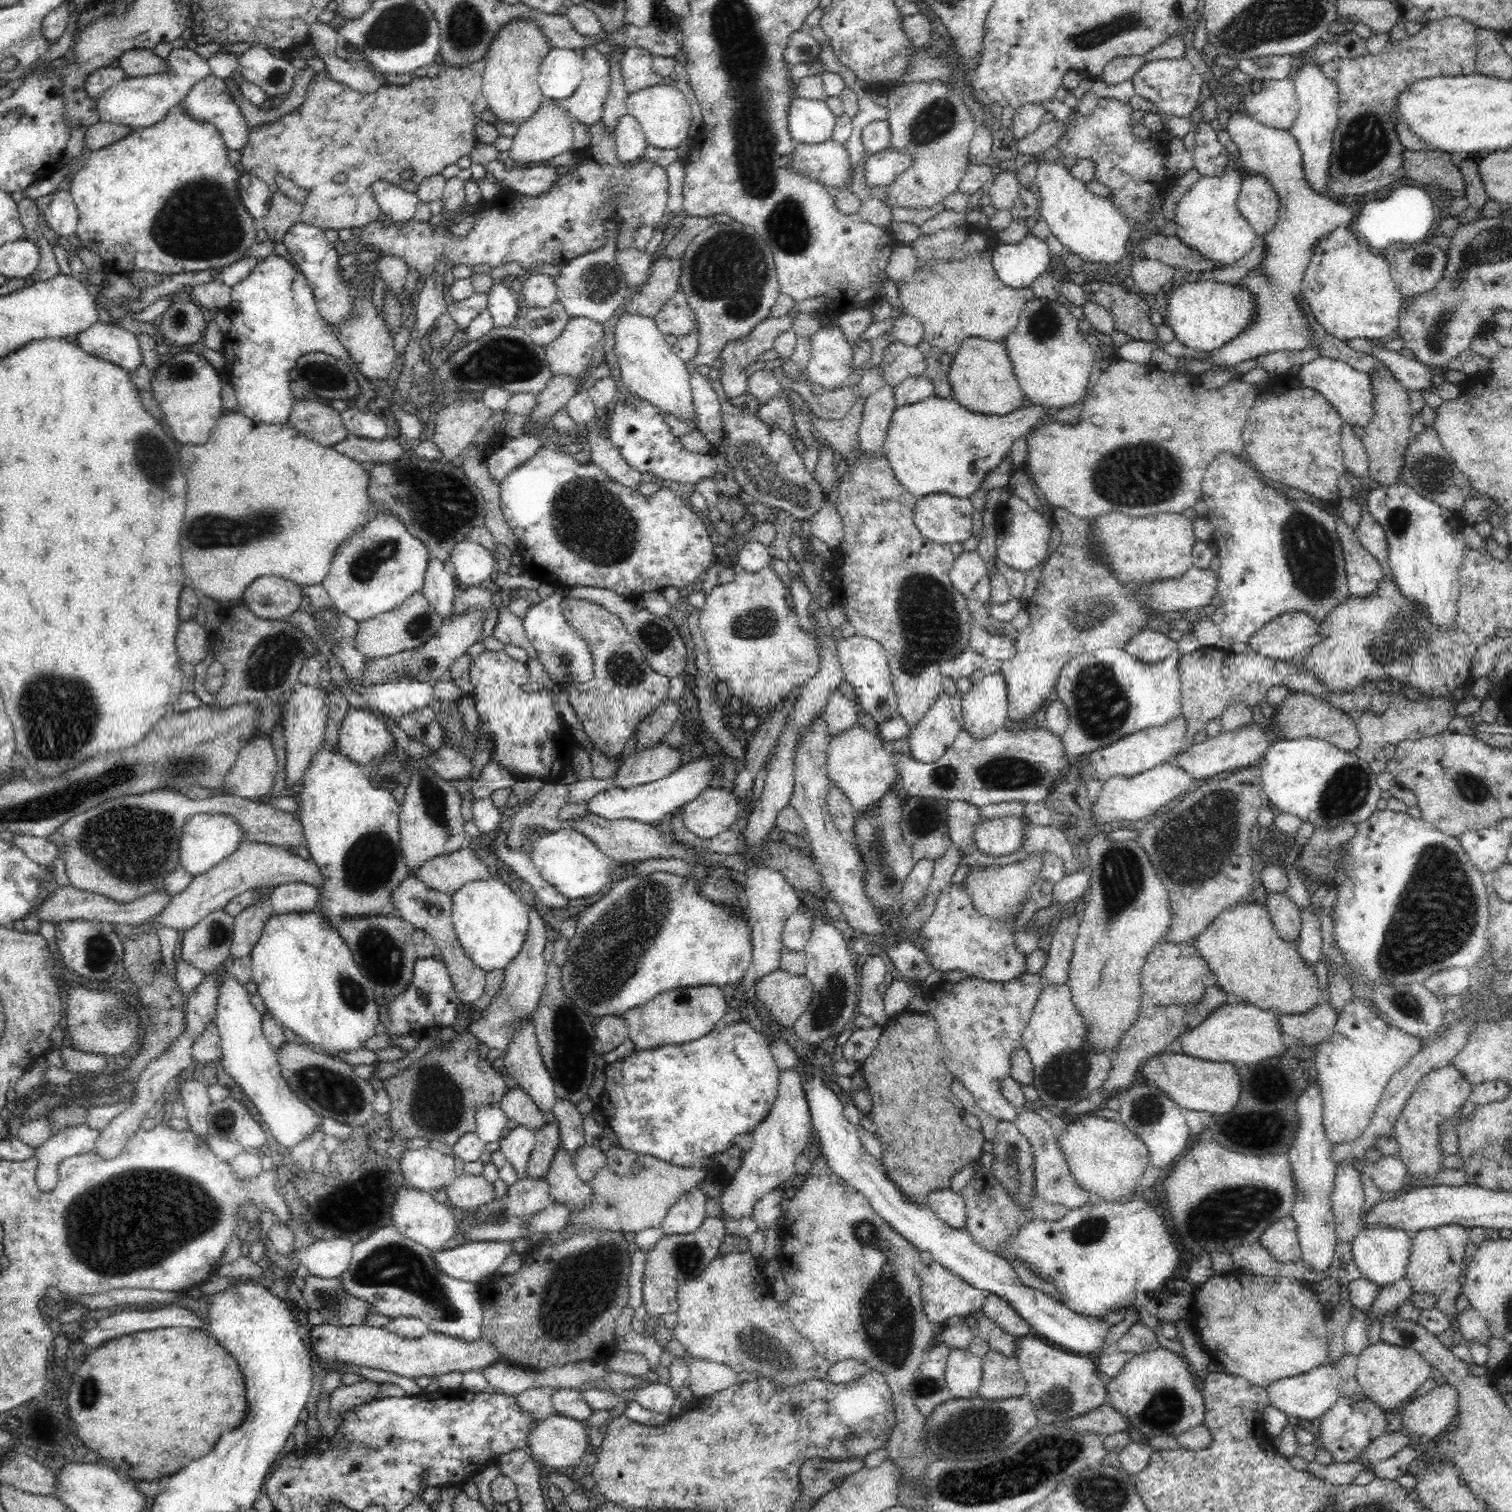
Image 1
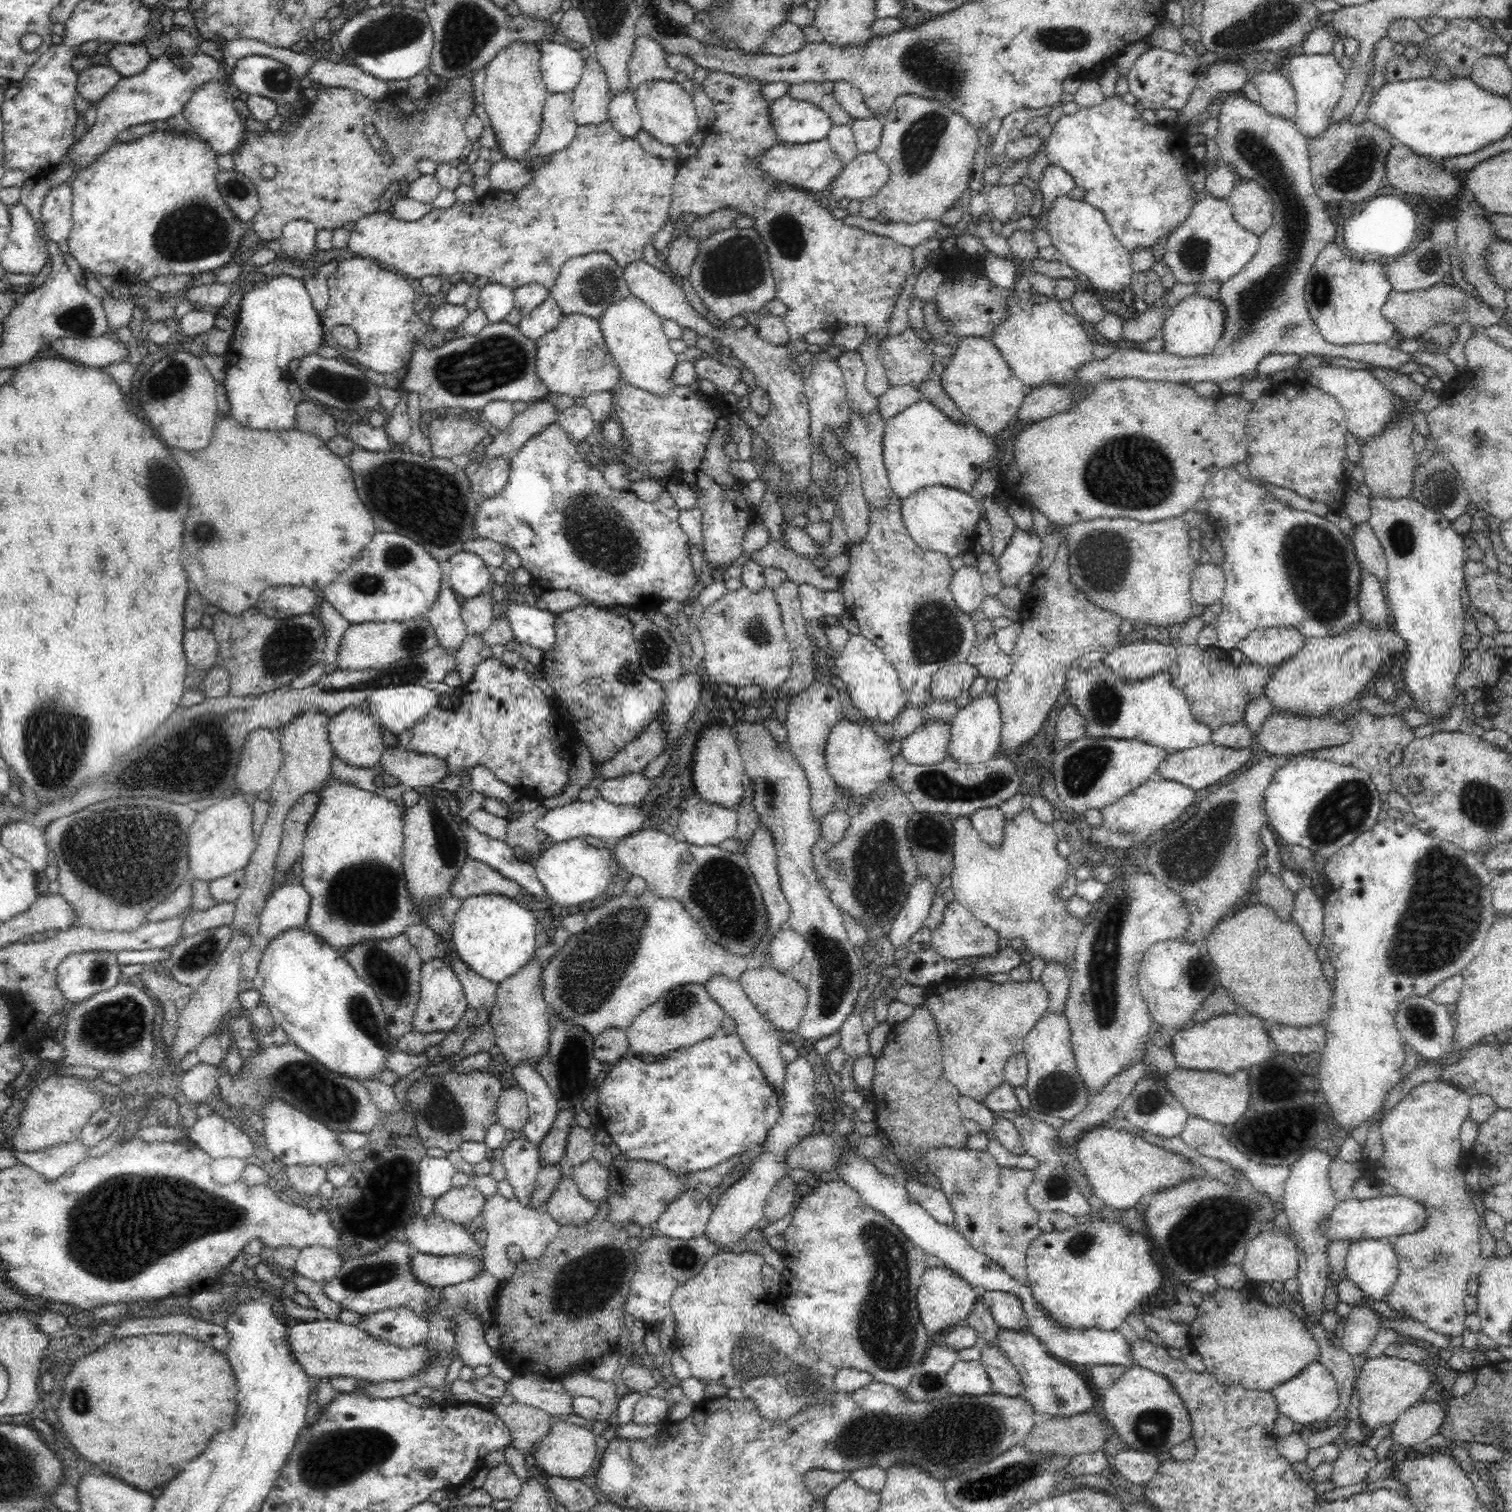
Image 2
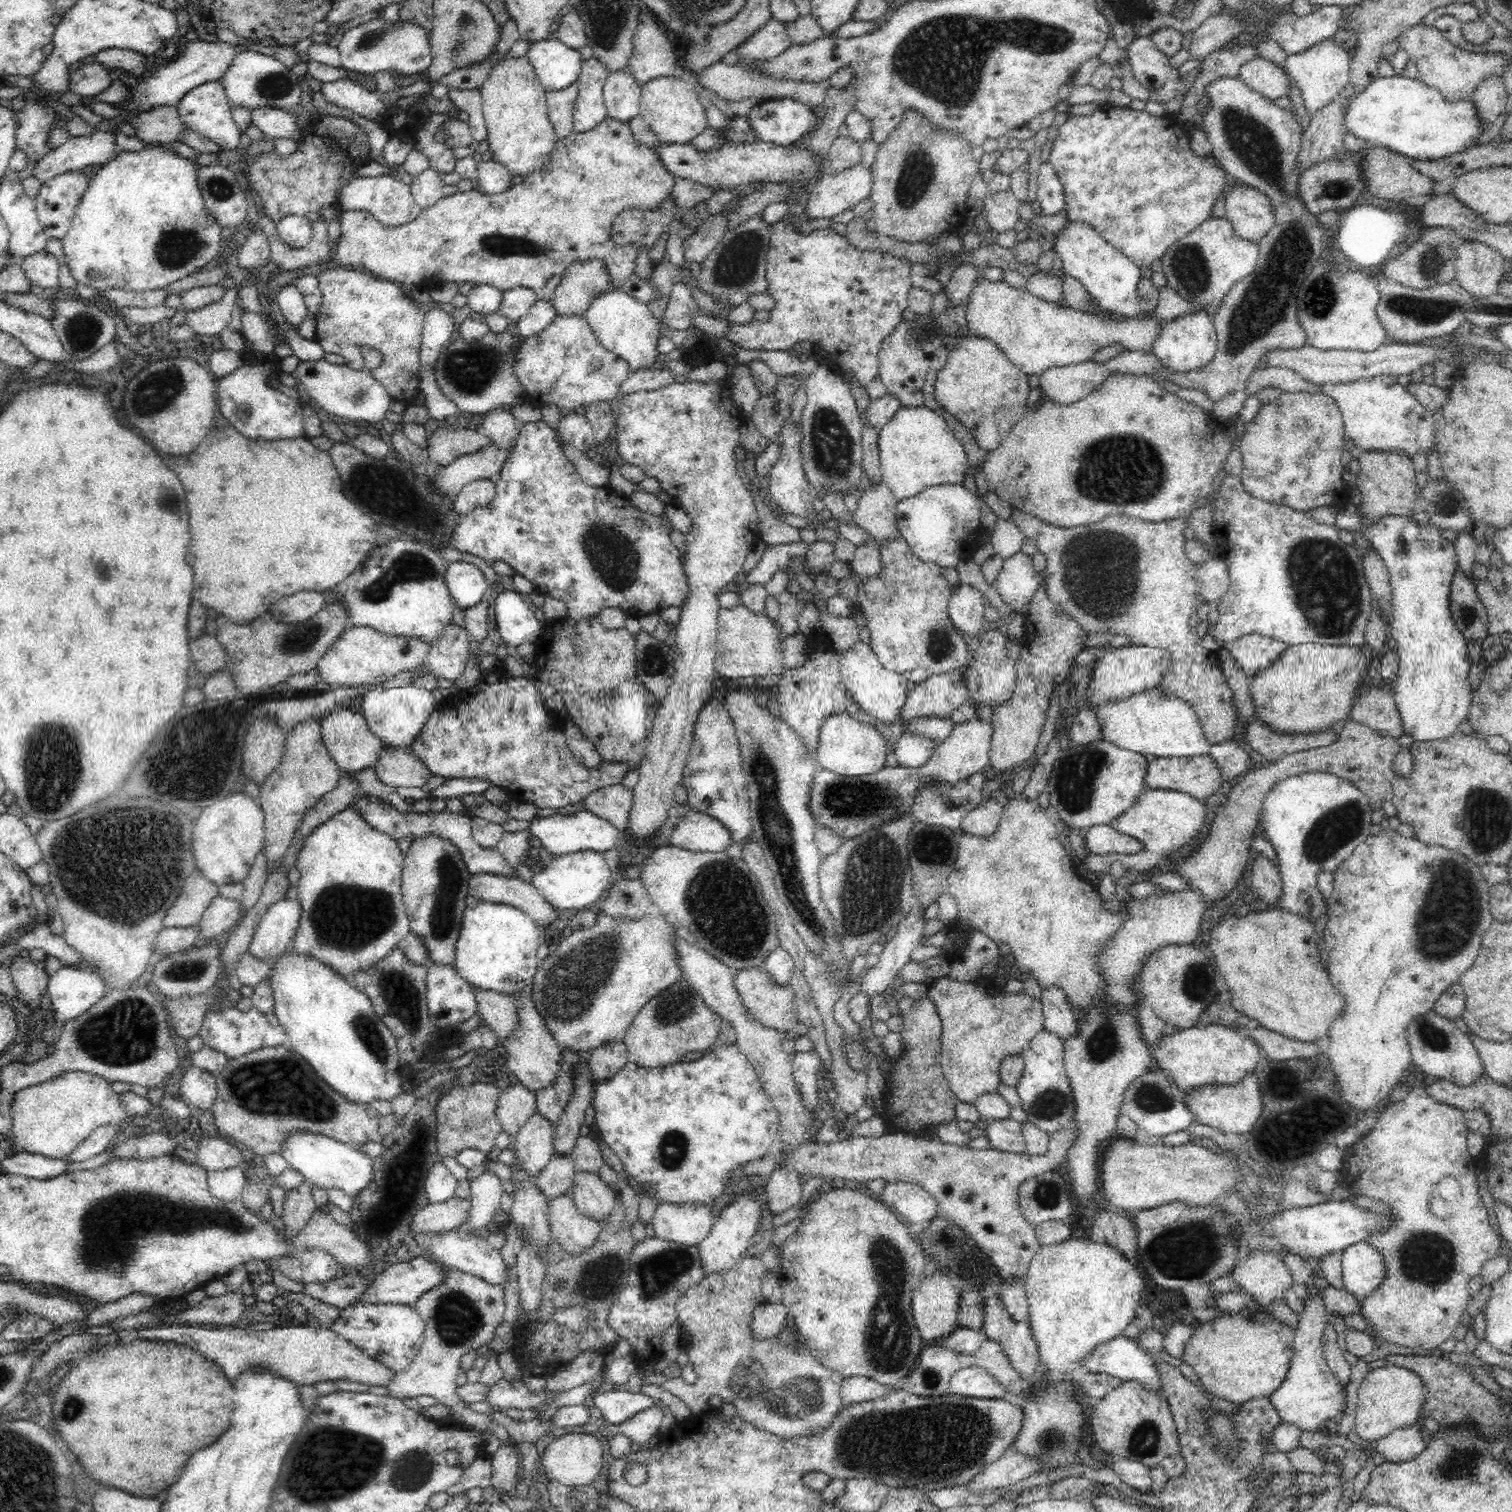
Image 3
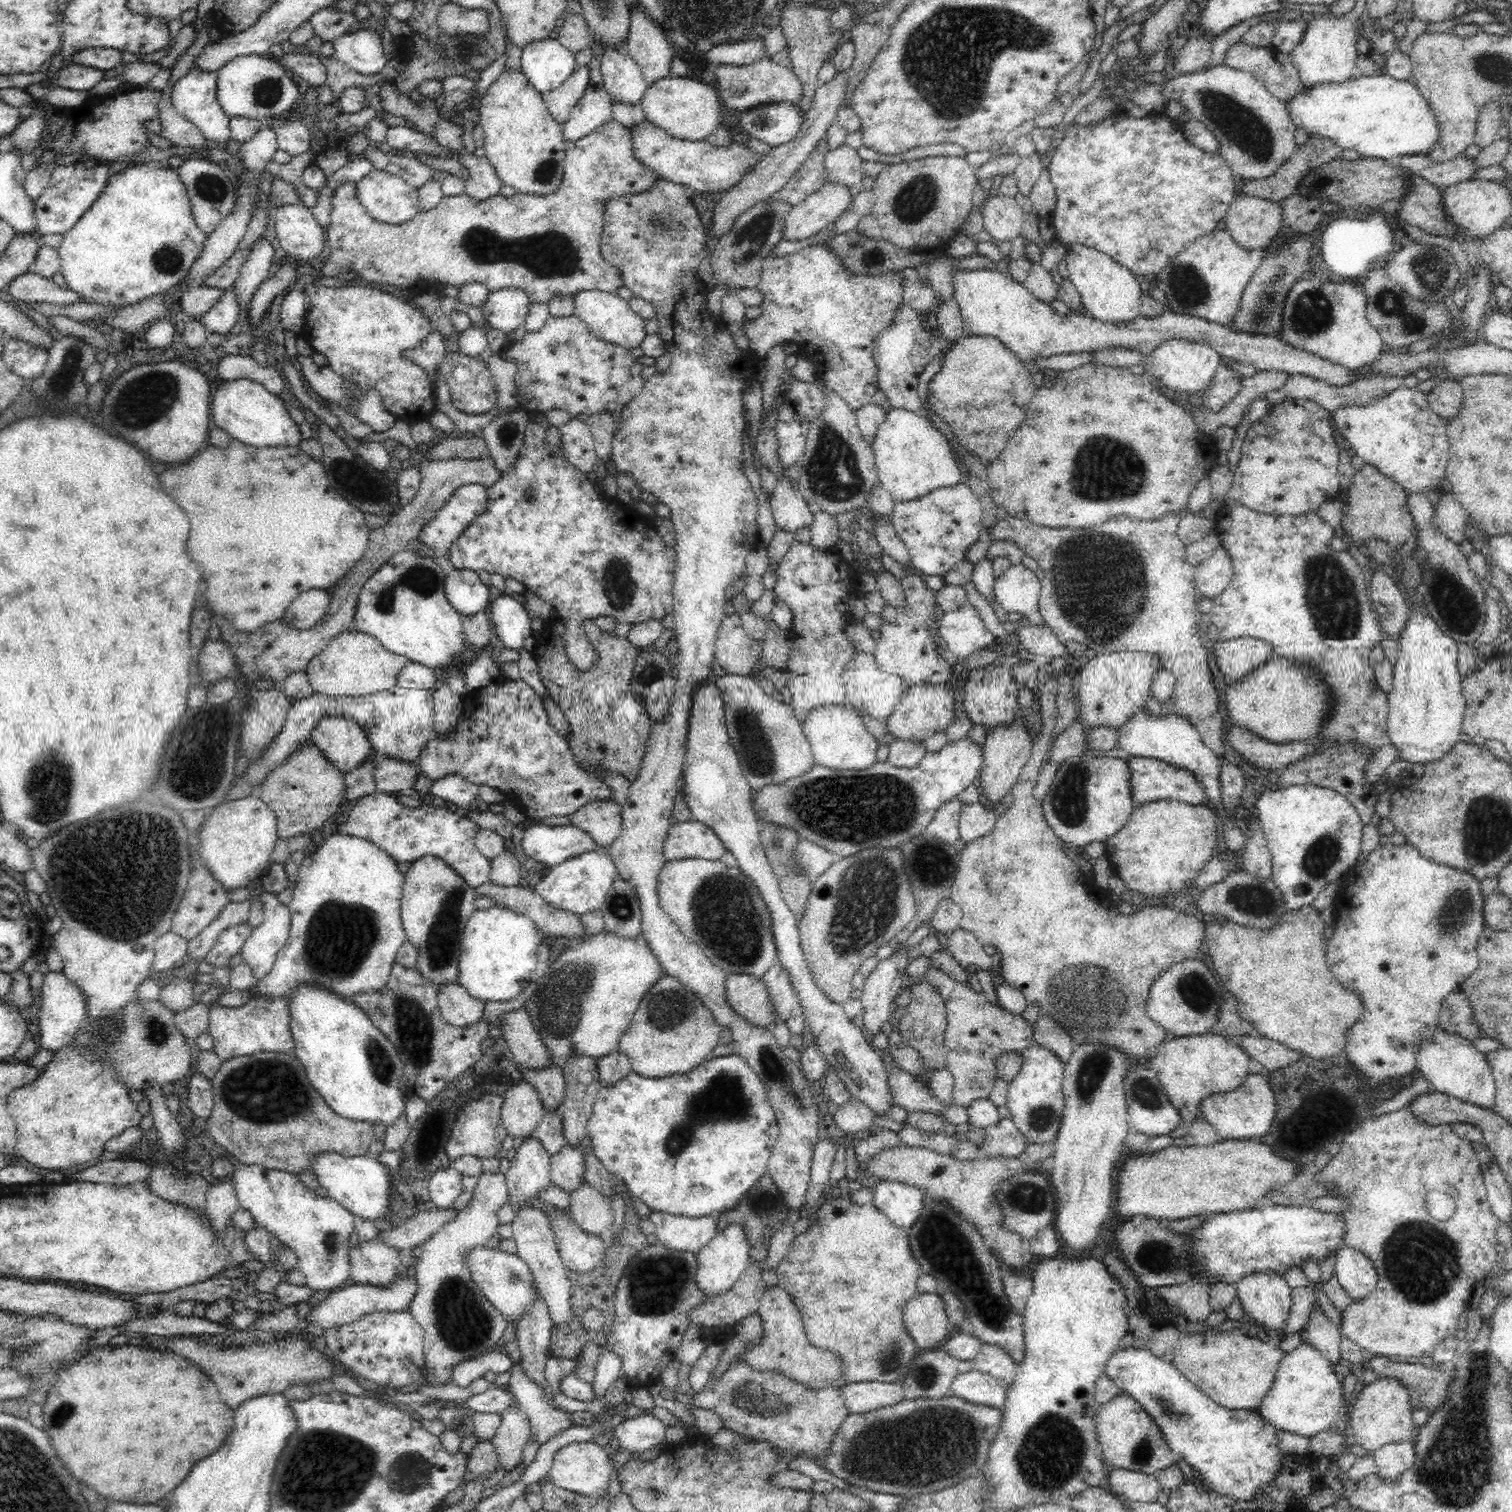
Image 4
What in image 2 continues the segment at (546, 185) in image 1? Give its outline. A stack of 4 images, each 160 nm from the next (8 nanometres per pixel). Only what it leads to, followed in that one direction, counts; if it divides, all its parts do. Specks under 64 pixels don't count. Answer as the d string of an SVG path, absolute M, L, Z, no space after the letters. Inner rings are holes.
M502 159L492 164L487 176L492 189L509 192L523 190L532 180L533 172L527 172L523 162Z

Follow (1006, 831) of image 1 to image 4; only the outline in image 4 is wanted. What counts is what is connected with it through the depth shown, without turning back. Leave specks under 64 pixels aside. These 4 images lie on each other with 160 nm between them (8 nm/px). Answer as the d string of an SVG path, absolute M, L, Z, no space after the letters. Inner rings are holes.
M975 803L963 805L958 820L960 839L966 844L990 834L997 817L990 808Z

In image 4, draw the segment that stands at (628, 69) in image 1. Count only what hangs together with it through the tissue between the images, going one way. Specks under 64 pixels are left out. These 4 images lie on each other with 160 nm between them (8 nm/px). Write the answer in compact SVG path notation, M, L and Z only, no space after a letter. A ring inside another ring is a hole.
M636 6L630 10L628 36L623 48L640 67L649 85L668 76L674 50L662 30Z

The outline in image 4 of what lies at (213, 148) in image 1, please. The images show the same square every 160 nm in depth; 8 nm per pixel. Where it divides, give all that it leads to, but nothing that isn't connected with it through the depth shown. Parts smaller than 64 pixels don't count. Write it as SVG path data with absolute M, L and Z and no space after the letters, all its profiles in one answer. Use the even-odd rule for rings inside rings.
M138 163L111 176L102 196L63 234L57 249L62 262L60 272L67 288L76 292L80 301L110 305L114 309L136 304L172 288L188 275L207 237L198 229L190 208L184 183L164 163Z

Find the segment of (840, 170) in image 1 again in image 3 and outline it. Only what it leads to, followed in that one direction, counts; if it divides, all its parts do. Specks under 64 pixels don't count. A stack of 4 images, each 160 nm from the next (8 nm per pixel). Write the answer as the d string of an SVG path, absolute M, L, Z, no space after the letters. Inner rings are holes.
M755 138L744 143L726 142L710 151L694 149L692 142L685 144L662 143L654 149L664 169L674 177L688 179L713 191L732 191L739 185L751 182L793 182L808 184L817 176L819 166L809 150L802 147L785 147L761 142Z

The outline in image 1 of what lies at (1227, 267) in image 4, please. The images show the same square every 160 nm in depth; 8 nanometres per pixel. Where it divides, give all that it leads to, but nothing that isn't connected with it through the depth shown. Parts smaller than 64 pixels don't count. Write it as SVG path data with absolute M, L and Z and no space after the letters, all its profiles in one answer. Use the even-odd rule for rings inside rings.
M1230 166L1224 176L1202 176L1184 194L1176 208L1174 237L1186 247L1198 251L1213 269L1231 266L1234 262L1238 262L1237 260L1244 258L1254 248L1259 237L1250 223L1238 213L1236 207L1243 175L1242 170L1234 170Z

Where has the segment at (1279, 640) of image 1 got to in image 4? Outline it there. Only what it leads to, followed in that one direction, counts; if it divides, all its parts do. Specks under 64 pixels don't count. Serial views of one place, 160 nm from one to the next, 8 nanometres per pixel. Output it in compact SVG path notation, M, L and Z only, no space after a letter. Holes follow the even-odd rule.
M1249 637L1220 640L1213 648L1226 686L1245 678L1274 656L1273 647L1268 642Z

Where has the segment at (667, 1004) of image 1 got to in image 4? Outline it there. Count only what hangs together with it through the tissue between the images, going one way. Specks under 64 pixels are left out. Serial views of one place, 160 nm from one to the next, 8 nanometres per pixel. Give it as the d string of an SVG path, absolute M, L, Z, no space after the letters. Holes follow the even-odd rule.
M663 973L642 996L628 1028L619 1040L619 1053L631 1060L636 1074L646 1078L666 1078L683 1075L711 1058L711 1052L718 1044L719 1034L724 1026L719 1024L708 1007L677 978Z

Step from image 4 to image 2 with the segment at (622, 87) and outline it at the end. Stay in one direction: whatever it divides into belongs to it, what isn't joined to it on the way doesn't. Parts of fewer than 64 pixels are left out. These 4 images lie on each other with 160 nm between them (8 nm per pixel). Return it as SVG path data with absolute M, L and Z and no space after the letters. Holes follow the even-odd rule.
M626 86L622 92L609 98L607 119L617 128L618 133L624 137L636 138L641 127L641 116L634 90Z

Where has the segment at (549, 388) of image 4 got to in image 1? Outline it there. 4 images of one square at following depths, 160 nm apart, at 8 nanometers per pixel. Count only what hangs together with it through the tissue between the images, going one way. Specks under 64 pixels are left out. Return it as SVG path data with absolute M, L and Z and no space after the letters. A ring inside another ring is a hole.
M569 317L564 330L556 336L548 346L544 347L546 360L550 365L552 377L566 375L582 380L583 374L588 370L598 342L604 342L603 324L584 317Z

